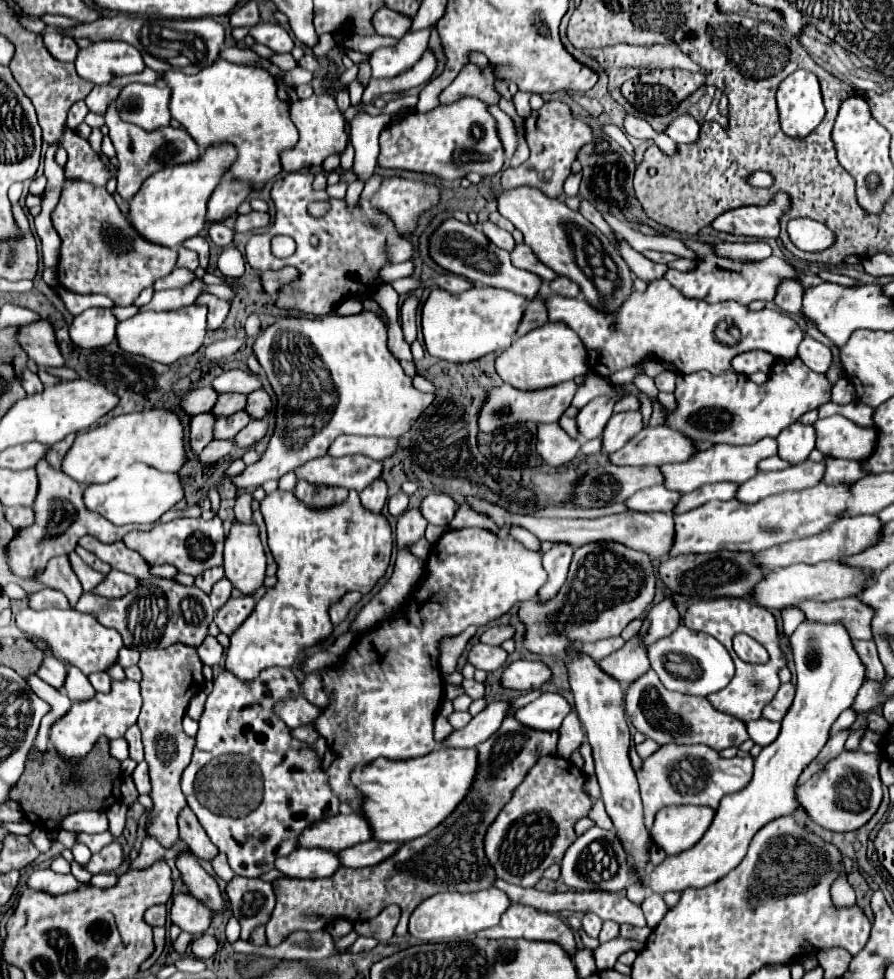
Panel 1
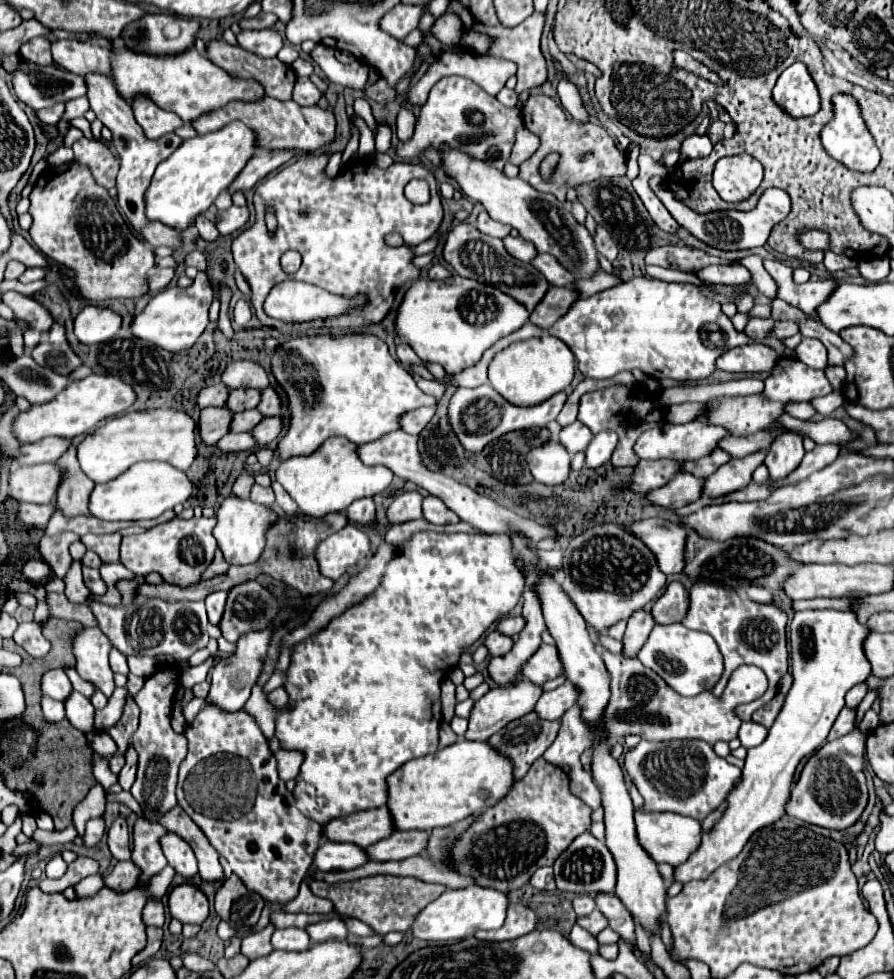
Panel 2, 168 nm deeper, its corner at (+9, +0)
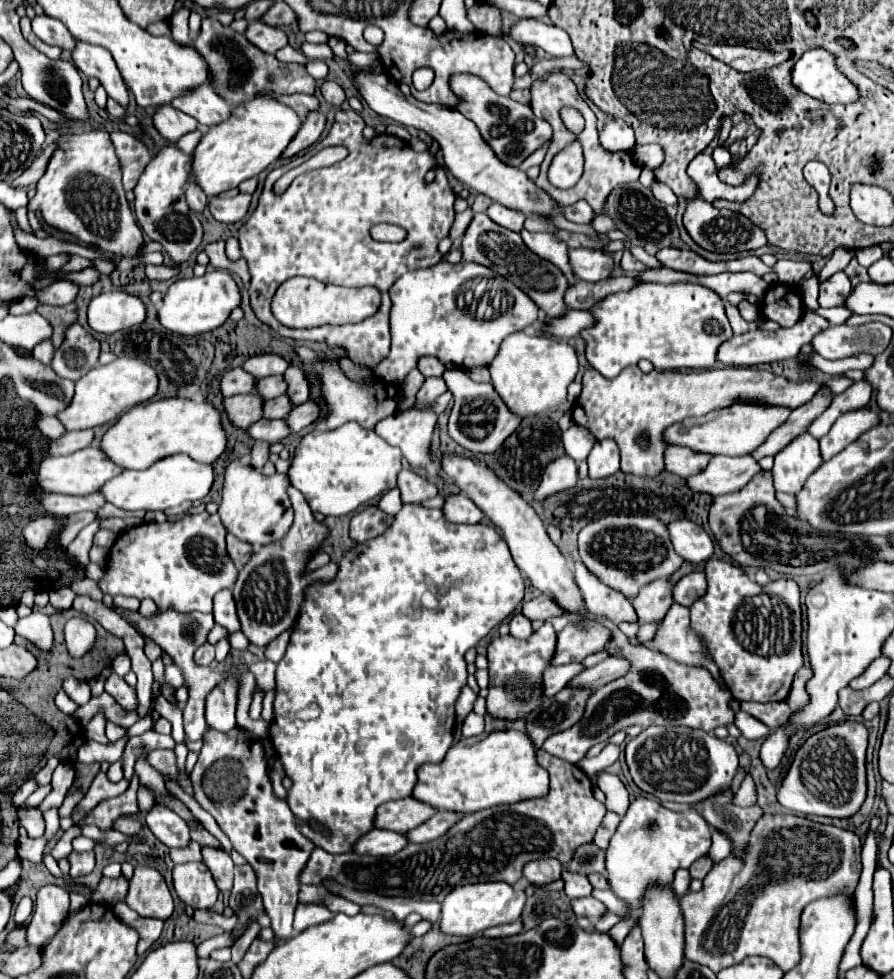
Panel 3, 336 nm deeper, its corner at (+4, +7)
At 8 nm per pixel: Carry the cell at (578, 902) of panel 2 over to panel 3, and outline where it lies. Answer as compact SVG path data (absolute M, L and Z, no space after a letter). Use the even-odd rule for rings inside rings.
M563 869L563 875L561 879L565 881L565 893L569 899L577 899L577 897L587 897L591 895L591 883L587 881L585 875L579 875L579 873L571 873L567 869Z

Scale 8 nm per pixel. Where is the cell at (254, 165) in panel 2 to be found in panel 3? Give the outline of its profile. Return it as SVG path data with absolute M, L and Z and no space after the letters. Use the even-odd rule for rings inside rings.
M311 111L311 115L305 117L299 133L295 135L295 139L291 141L291 145L285 149L283 153L283 159L289 159L289 157L295 157L297 153L301 153L303 149L311 147L315 141L319 141L323 129L325 129L325 123L327 123L327 117L321 113L321 111Z

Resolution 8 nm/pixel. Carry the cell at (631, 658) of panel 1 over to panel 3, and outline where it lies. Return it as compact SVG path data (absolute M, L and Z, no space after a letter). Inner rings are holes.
M667 577L667 579L657 579L655 583L639 591L639 595L633 599L633 607L641 623L659 621L665 617L665 613L673 605L673 587L675 583L671 583L671 577Z

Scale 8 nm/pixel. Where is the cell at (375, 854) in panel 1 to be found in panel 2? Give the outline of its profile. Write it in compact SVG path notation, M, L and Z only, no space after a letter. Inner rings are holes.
M420 830L396 832L396 834L390 834L390 838L378 840L372 846L368 846L366 854L370 854L370 860L374 862L404 860L410 856L422 854L426 840L428 840L428 832L420 832Z

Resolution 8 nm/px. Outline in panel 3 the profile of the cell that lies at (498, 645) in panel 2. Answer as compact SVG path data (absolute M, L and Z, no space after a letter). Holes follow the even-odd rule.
M519 611L513 615L509 627L511 627L511 635L517 637L517 639L527 639L527 637L533 633L531 619L527 619L527 617L525 617L523 613L519 613Z

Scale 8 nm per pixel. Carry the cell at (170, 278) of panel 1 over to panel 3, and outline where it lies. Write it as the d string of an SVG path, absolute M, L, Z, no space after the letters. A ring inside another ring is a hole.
M147 265L145 267L145 273L147 273L147 277L153 281L153 279L171 279L171 277L175 277L177 275L177 267L173 267L173 265Z

